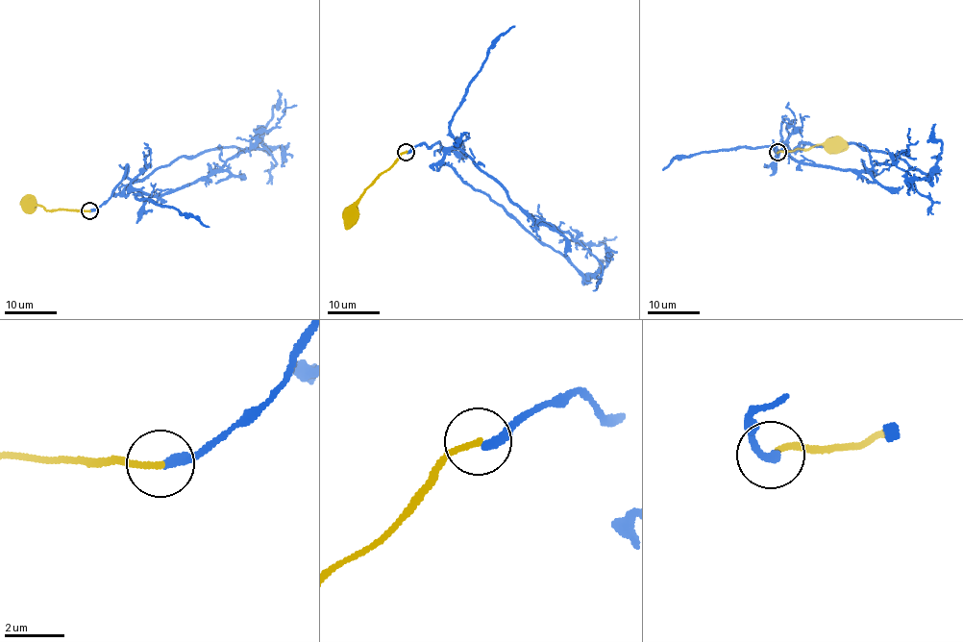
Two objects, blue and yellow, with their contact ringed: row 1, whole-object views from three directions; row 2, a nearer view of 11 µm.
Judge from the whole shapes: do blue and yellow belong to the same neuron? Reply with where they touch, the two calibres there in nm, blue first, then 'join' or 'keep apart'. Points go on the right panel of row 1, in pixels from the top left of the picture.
place (777, 152); calibres 320 and 190 nm; join

